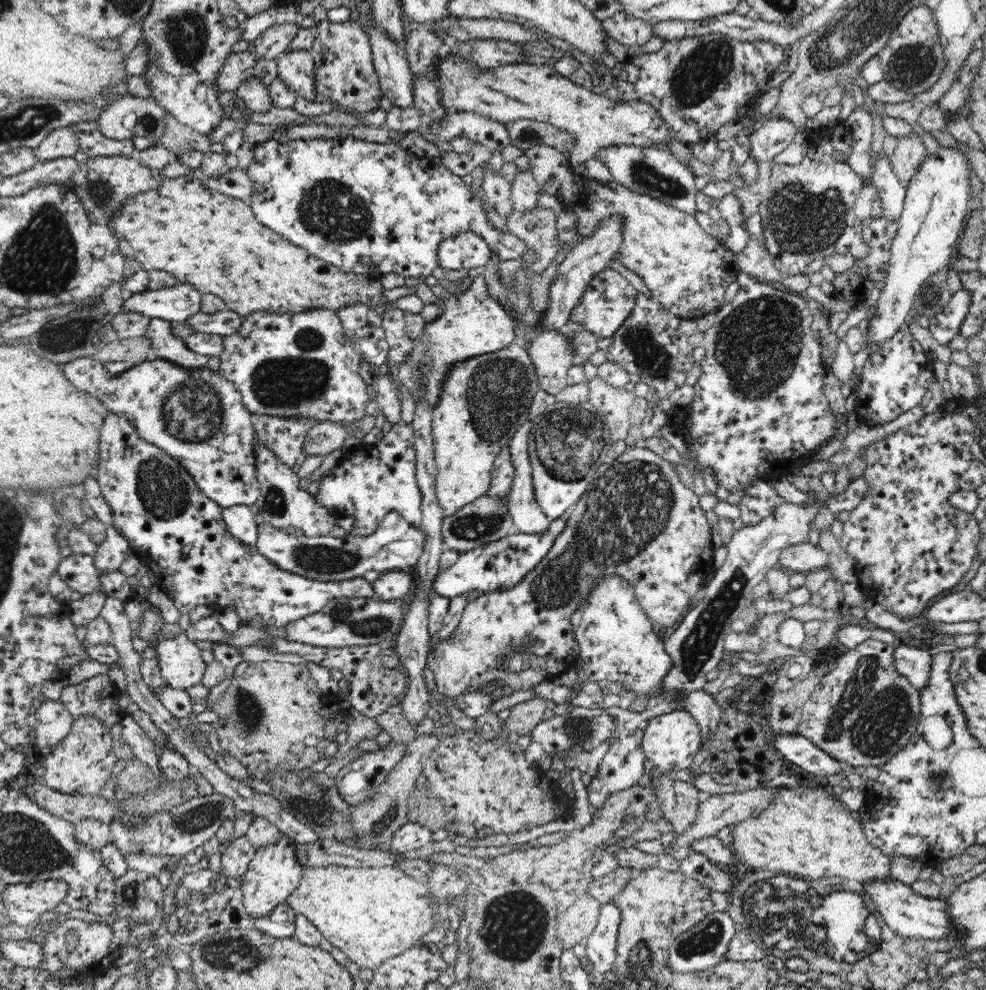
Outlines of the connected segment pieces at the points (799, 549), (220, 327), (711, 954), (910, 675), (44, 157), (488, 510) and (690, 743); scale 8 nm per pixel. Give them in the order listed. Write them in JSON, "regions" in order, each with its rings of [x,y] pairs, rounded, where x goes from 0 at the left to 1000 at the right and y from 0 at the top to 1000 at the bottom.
{"regions":[[[[822,547],[807,548],[792,556],[789,573],[810,579],[840,572],[841,560],[834,553]]],[[[231,312],[219,317],[202,314],[186,325],[195,331],[197,336],[222,337],[227,340],[243,333],[245,319]]],[[[724,920],[717,923],[708,933],[698,937],[696,941],[688,943],[676,958],[677,977],[684,982],[702,983],[715,981],[734,969],[734,964],[738,962],[738,954],[744,947],[751,936],[740,927],[736,920]]],[[[912,646],[908,651],[905,673],[931,697],[939,693],[945,671],[946,658],[931,657]]],[[[72,128],[57,129],[46,137],[46,140],[37,149],[39,163],[51,163],[57,160],[76,158],[82,152],[79,138]]],[[[492,500],[469,510],[469,513],[466,513],[458,521],[451,521],[447,531],[450,554],[467,556],[469,559],[475,558],[493,547],[499,547],[520,538],[521,529],[513,509],[513,503],[502,505]]],[[[690,717],[670,721],[658,729],[650,752],[655,767],[669,779],[680,782],[698,777],[708,762],[712,749],[711,736],[706,727],[700,720]]]]}

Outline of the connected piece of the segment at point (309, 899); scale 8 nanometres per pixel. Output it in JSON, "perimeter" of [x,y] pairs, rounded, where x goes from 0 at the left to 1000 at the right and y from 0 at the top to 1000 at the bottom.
{"perimeter":[[[341,871],[335,875],[309,876],[304,893],[290,910],[298,918],[298,924],[310,926],[323,936],[329,949],[333,949],[338,957],[345,958],[365,980],[376,981],[395,968],[420,957],[430,943],[442,935],[446,923],[450,921],[436,903],[432,891],[416,887],[412,881],[396,874],[355,876],[351,871]]]}

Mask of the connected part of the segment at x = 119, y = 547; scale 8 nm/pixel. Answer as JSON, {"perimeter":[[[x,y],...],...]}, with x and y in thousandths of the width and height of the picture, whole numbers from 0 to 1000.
{"perimeter":[[[113,530],[108,531],[105,545],[99,548],[94,570],[98,576],[121,576],[128,566],[133,552],[130,546]]]}

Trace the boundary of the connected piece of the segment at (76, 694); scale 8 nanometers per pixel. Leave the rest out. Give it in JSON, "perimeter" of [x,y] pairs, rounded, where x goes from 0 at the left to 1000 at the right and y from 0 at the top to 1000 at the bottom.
{"perimeter":[[[83,678],[78,681],[77,686],[72,691],[64,695],[61,707],[74,725],[84,722],[95,722],[100,727],[103,727],[108,734],[114,734],[116,731],[122,730],[127,723],[124,721],[119,709],[123,701],[124,698],[114,690],[114,686],[110,684],[110,681],[91,683],[87,678]]]}

